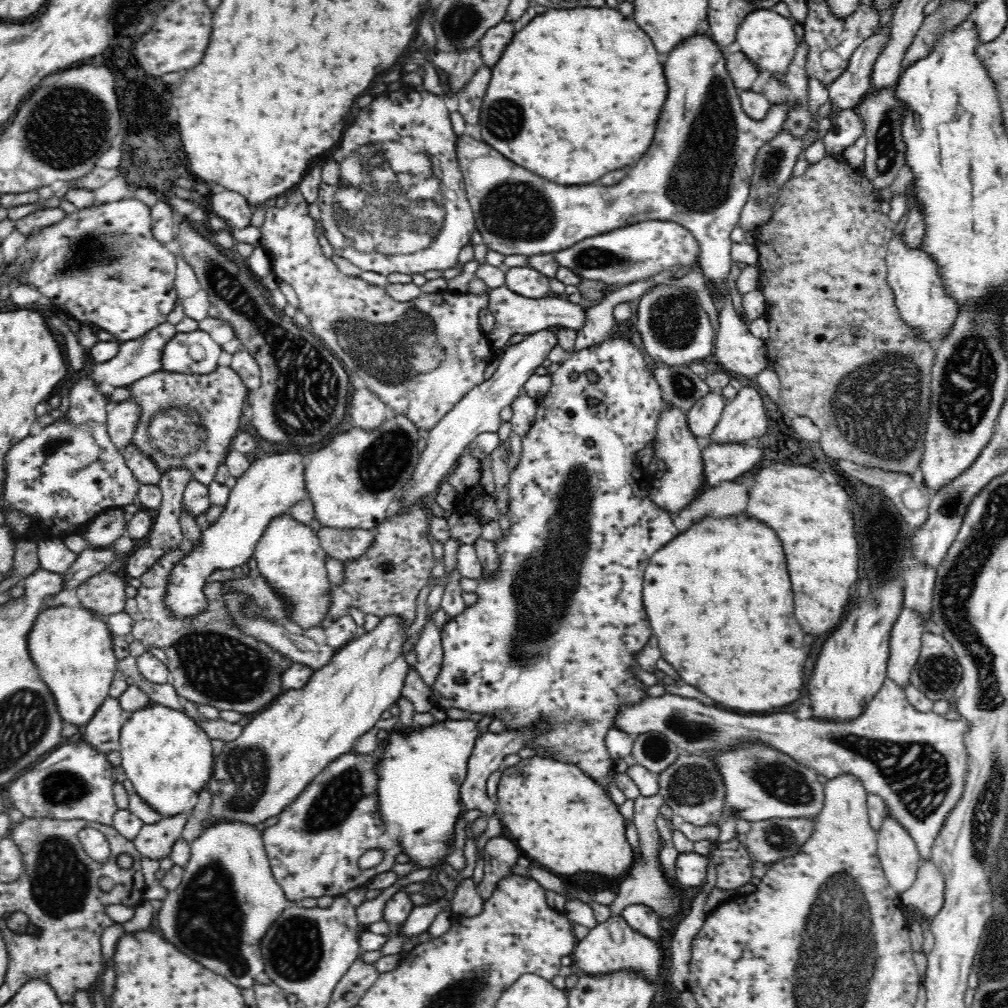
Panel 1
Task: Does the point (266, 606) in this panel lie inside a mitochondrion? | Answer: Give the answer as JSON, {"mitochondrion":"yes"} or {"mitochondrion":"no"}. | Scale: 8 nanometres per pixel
{"mitochondrion":"yes"}

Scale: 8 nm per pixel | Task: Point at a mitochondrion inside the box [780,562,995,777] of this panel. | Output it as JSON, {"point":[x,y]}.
{"point":[938,672]}

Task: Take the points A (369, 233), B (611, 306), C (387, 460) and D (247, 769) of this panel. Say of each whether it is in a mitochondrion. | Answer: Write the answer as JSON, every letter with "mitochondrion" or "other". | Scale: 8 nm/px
{"A":"mitochondrion","B":"other","C":"mitochondrion","D":"mitochondrion"}

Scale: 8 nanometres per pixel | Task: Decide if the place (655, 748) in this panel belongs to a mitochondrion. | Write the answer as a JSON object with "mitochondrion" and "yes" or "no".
{"mitochondrion":"yes"}

